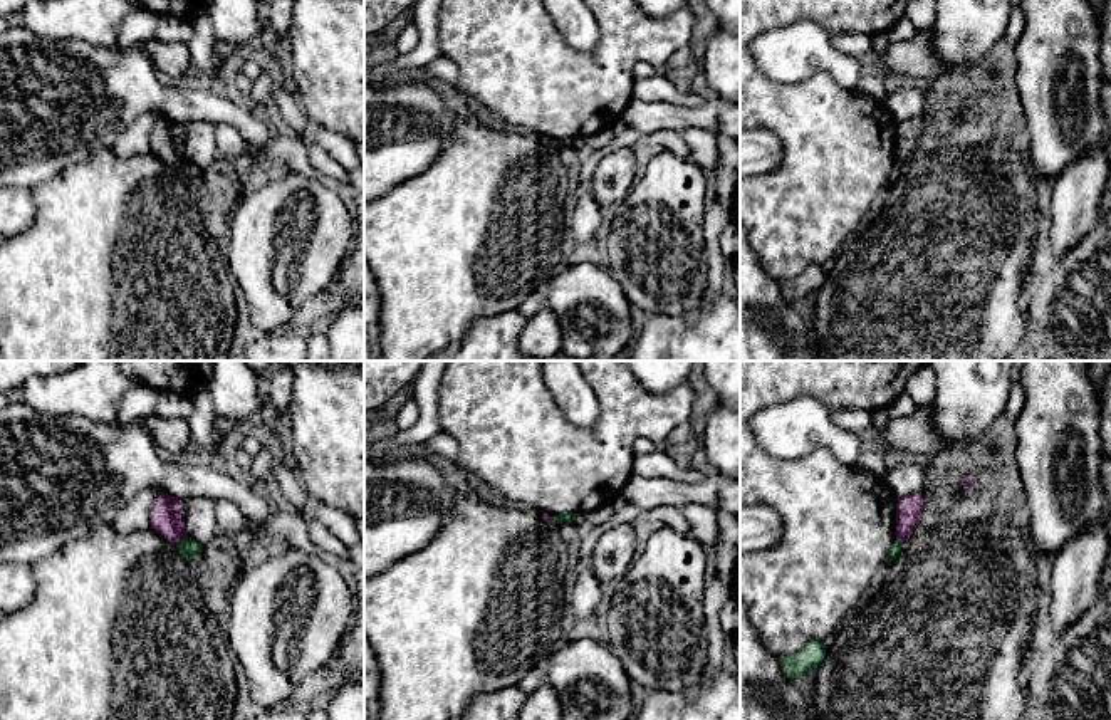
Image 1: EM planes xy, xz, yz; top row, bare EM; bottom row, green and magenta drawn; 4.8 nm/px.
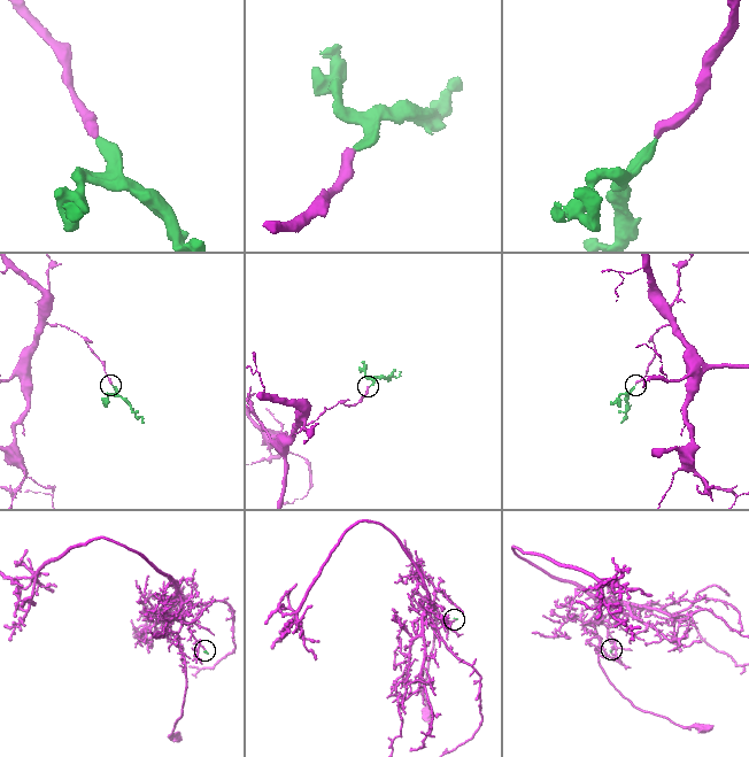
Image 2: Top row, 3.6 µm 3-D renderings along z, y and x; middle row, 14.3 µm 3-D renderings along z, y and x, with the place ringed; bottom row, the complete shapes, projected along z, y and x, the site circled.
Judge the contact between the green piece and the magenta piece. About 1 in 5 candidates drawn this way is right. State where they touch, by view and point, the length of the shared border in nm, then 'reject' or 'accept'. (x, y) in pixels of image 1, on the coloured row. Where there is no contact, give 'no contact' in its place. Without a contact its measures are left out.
contact xy (182, 539); length 60 nm; reject

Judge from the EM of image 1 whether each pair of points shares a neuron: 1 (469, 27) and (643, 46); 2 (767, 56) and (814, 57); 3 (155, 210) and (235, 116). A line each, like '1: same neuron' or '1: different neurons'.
1: same neuron
2: same neuron
3: different neurons

